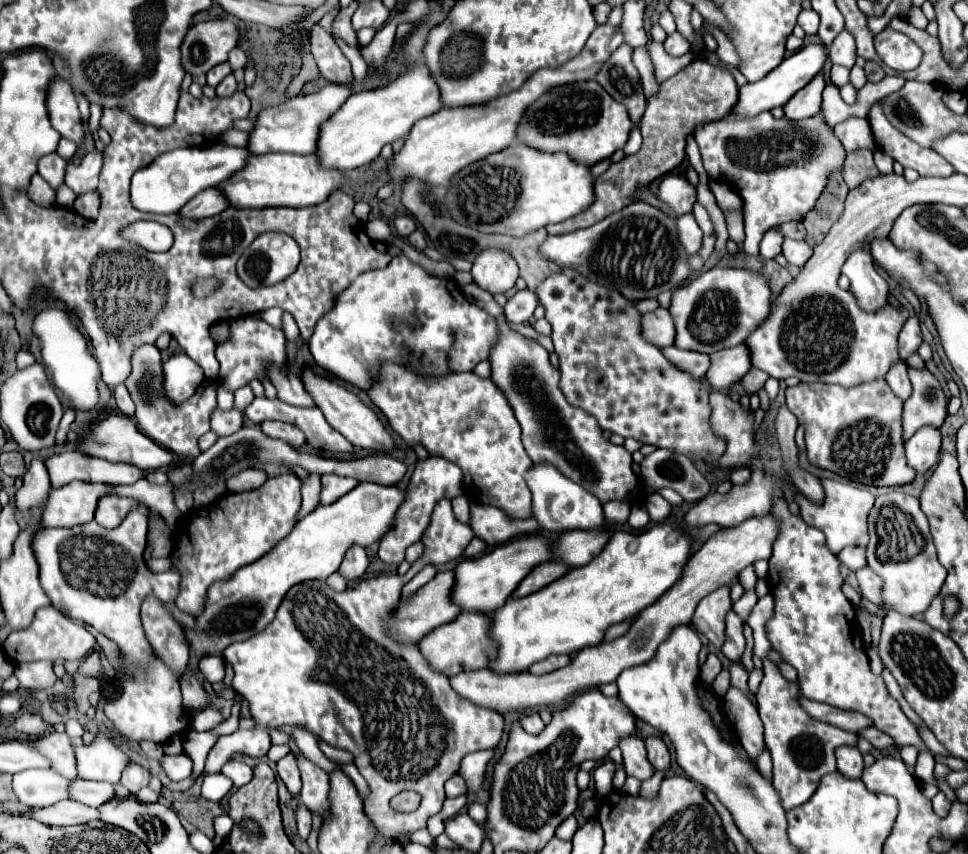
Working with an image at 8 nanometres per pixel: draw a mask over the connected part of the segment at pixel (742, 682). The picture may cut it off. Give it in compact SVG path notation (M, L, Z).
M731 664L731 666L729 666L729 672L731 672L731 686L735 686L735 688L747 692L747 696L755 702L755 698L751 696L749 688L747 688L747 678L749 678L749 674L747 674L739 664Z

